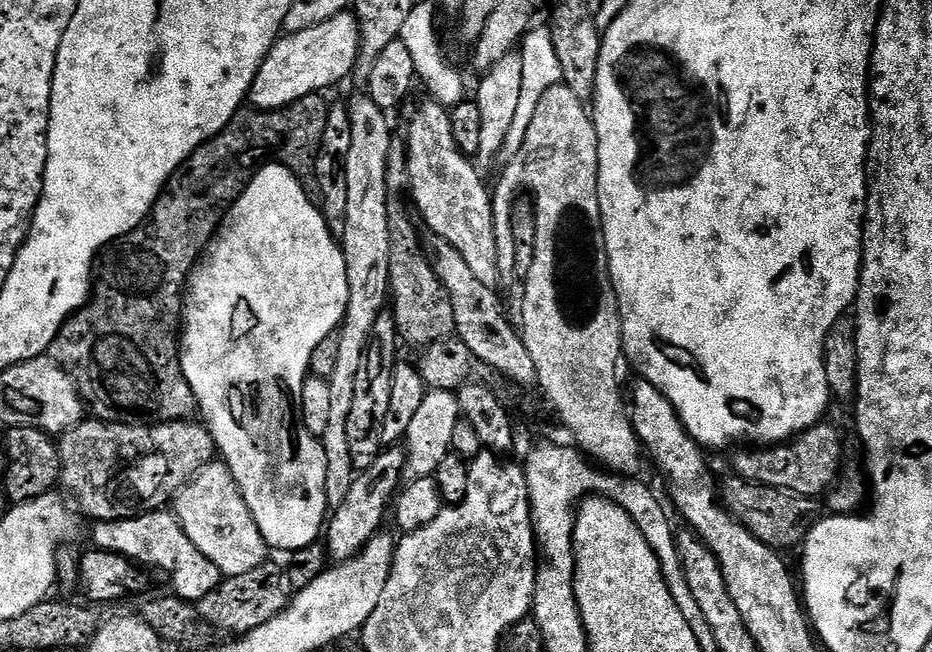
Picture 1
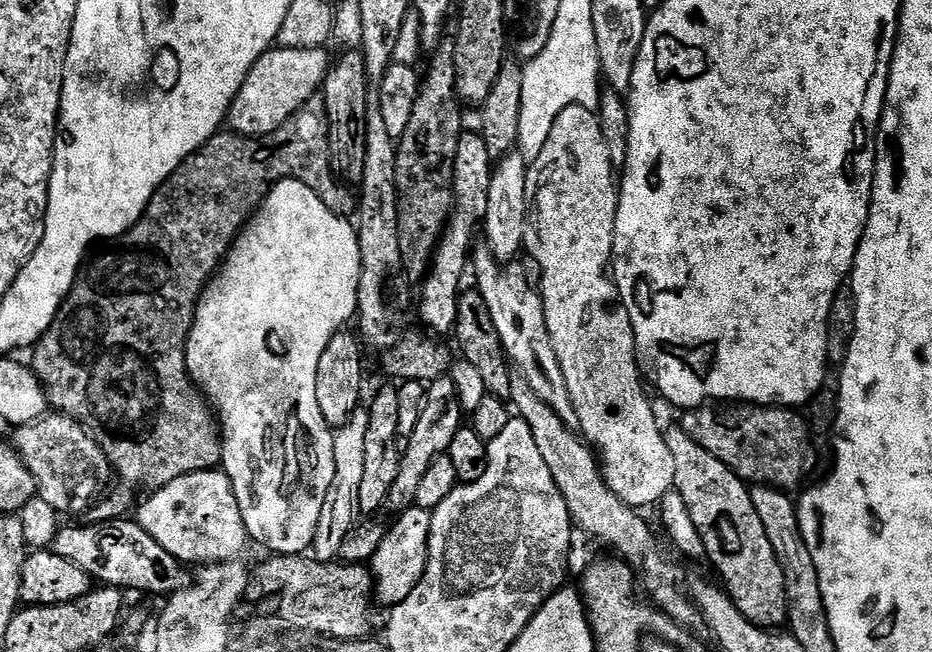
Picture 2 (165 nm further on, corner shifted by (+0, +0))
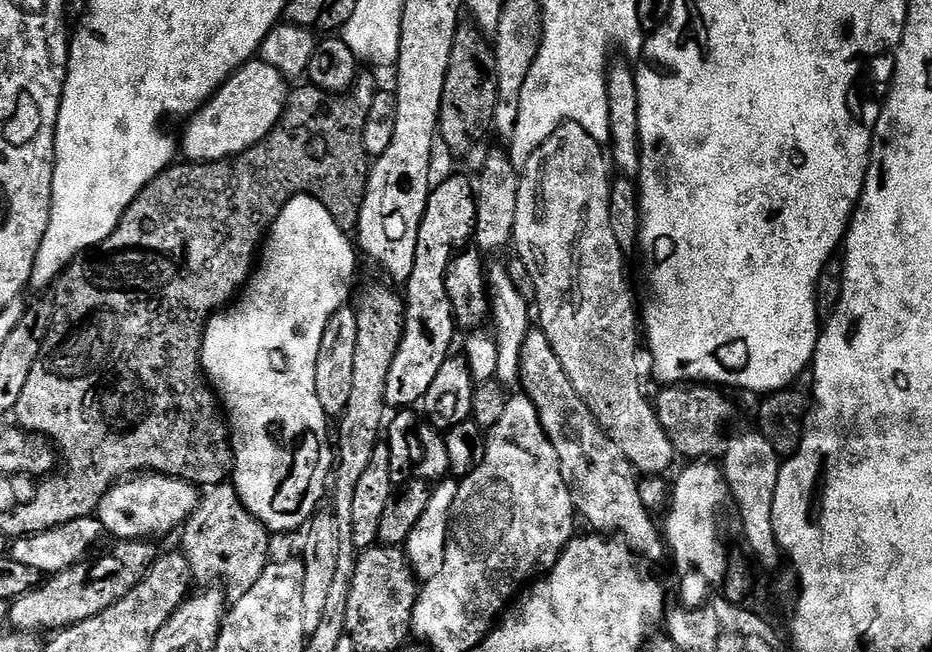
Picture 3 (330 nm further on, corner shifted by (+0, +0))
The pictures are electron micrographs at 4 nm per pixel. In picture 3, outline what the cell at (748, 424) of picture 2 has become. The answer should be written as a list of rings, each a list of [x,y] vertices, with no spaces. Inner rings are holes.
[[[685,382],[682,384],[670,384],[659,389],[661,392],[657,394],[656,400],[654,396],[654,407],[656,409],[656,417],[662,426],[662,430],[666,430],[666,437],[673,444],[673,450],[676,454],[688,456],[689,461],[700,462],[705,458],[712,458],[712,455],[719,453],[722,448],[722,441],[725,439],[724,423],[732,416],[732,404],[723,396],[721,389],[716,386],[709,386],[704,382]]]

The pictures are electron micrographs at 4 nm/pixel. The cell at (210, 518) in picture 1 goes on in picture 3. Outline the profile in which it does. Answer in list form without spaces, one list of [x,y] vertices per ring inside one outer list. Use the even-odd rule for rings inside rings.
[[[136,474],[113,484],[104,495],[98,509],[98,524],[101,529],[113,532],[117,541],[157,538],[163,532],[172,532],[175,528],[177,531],[201,499],[201,489],[185,480],[159,474]]]

